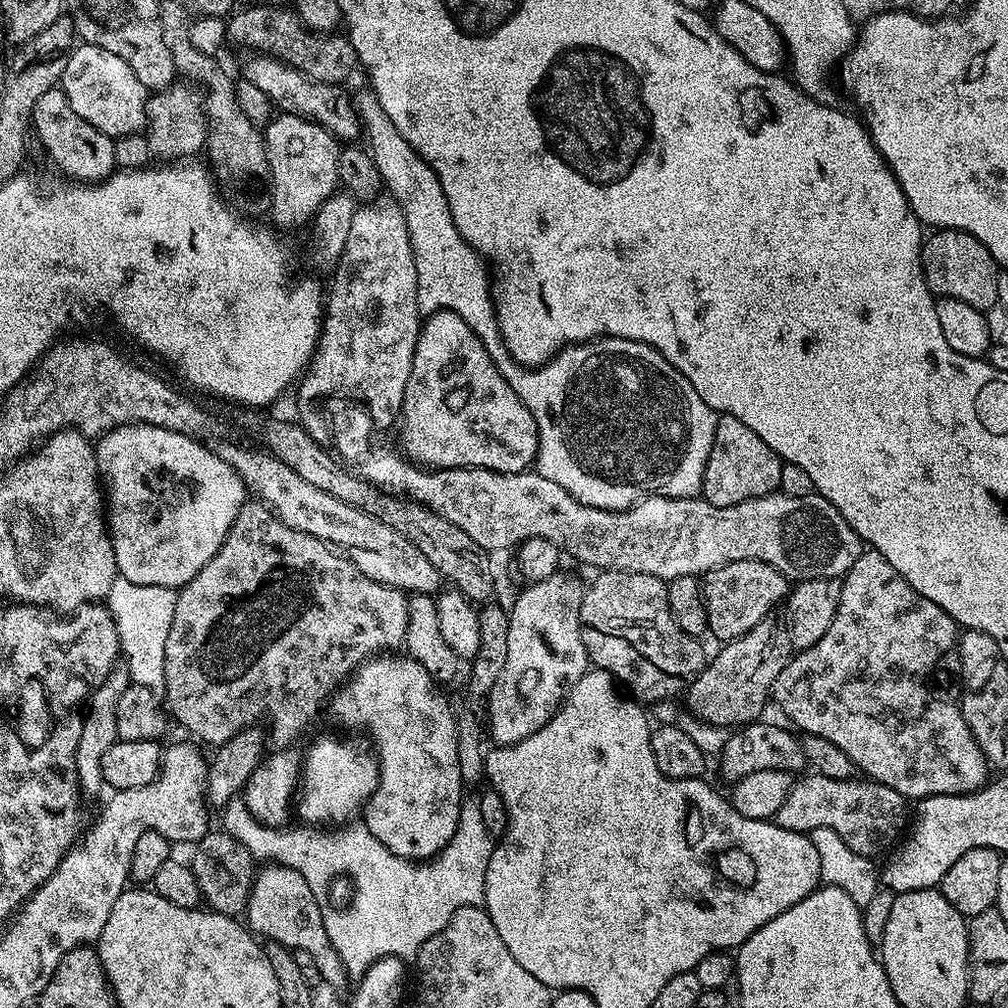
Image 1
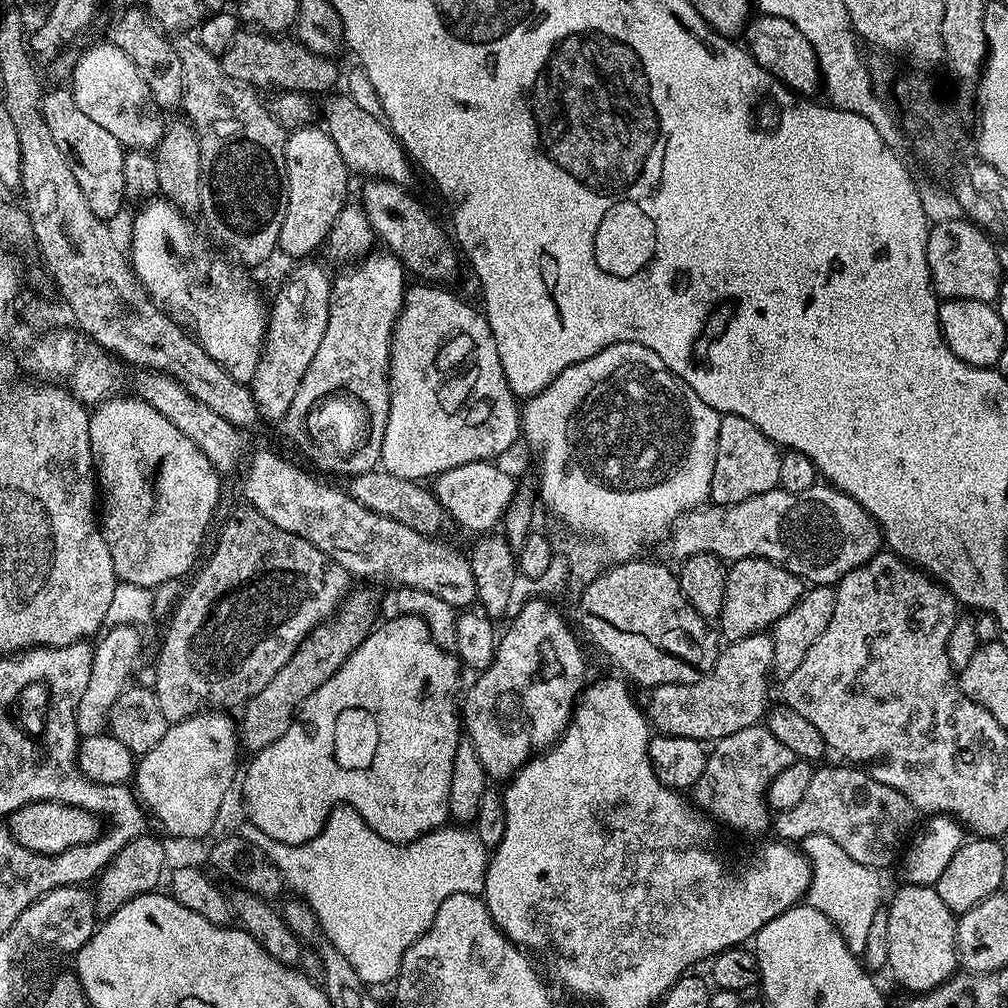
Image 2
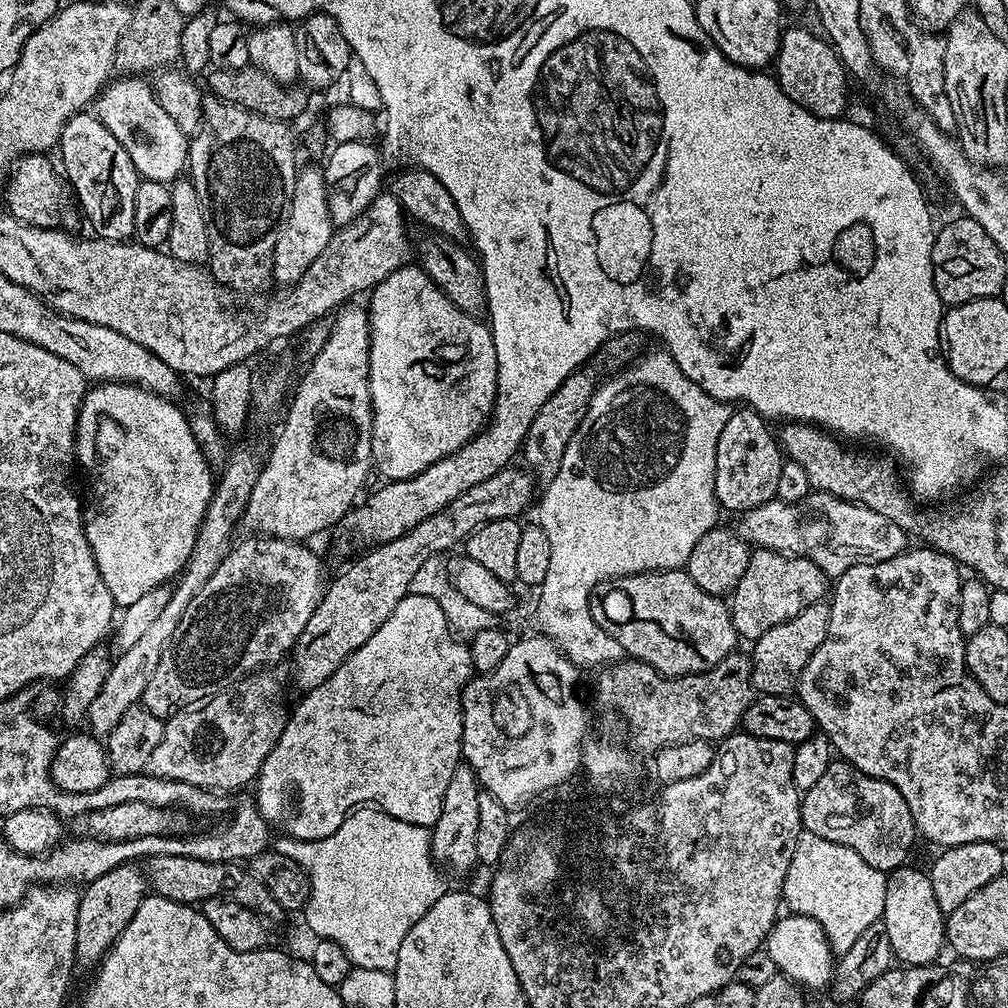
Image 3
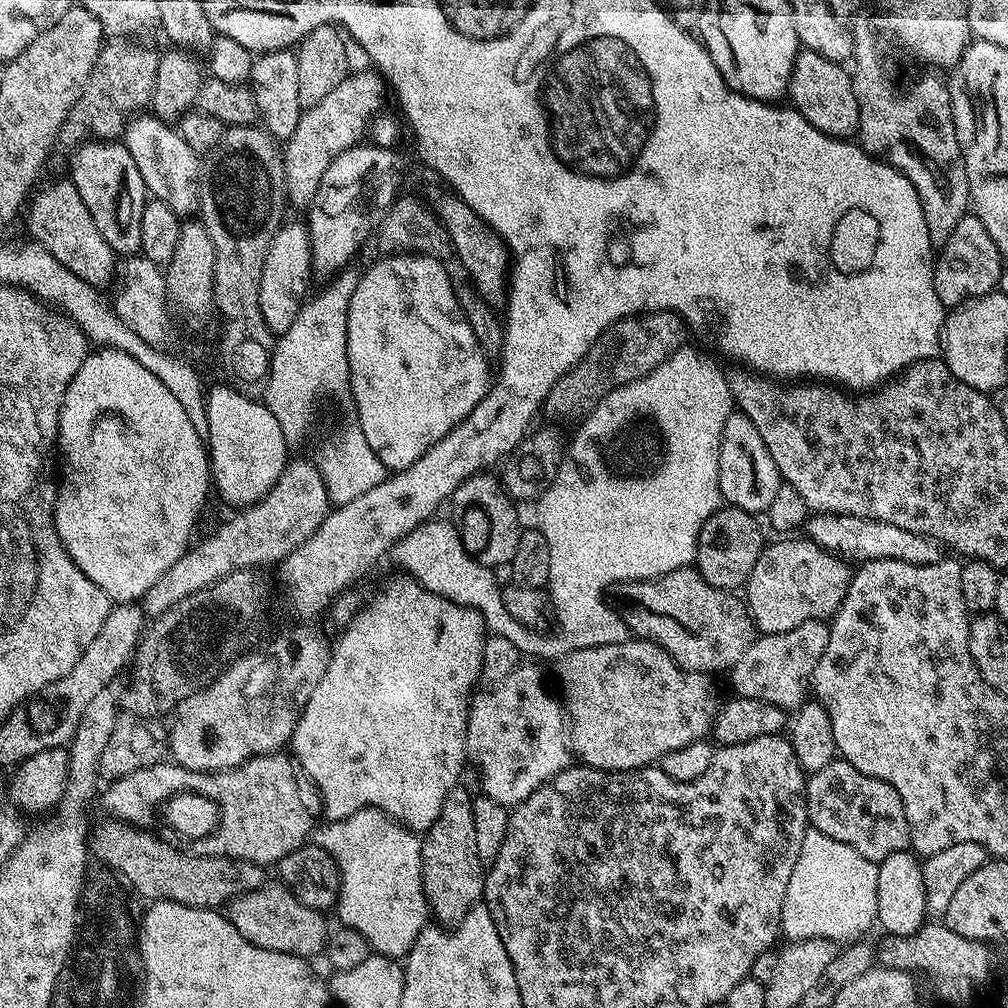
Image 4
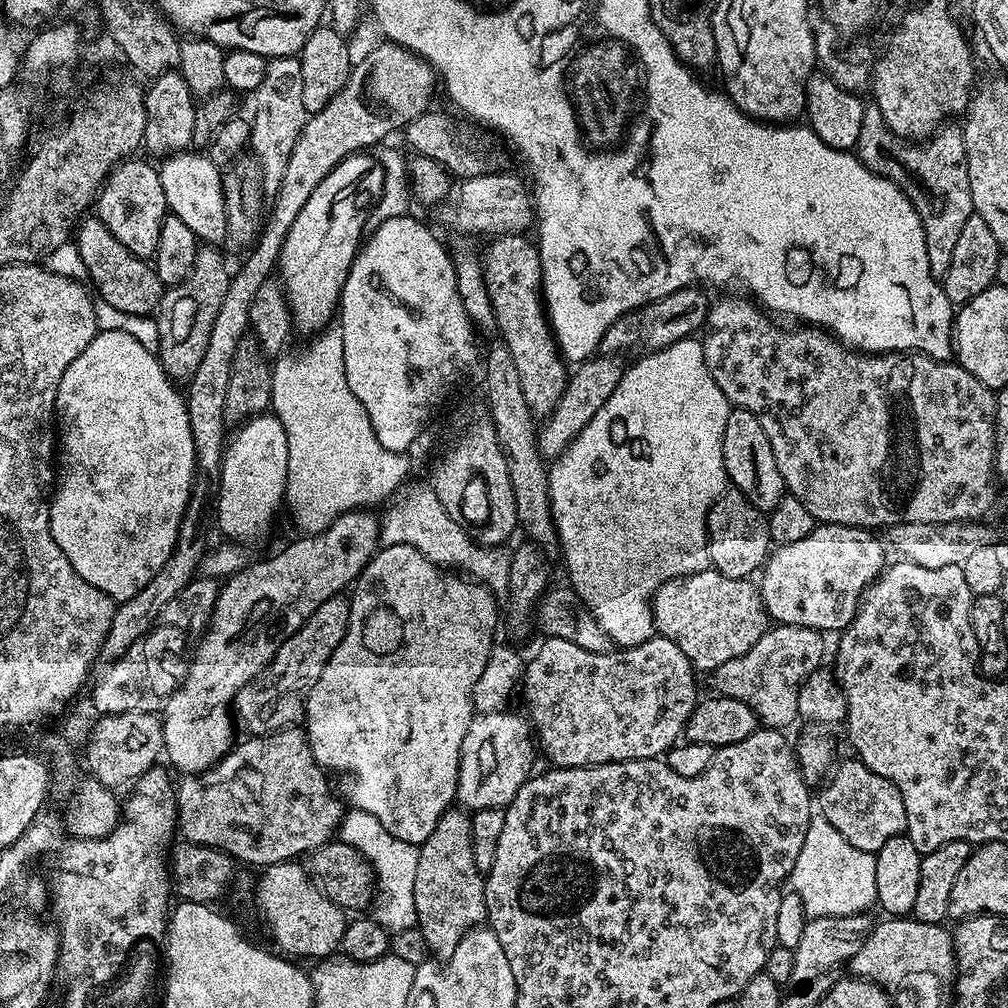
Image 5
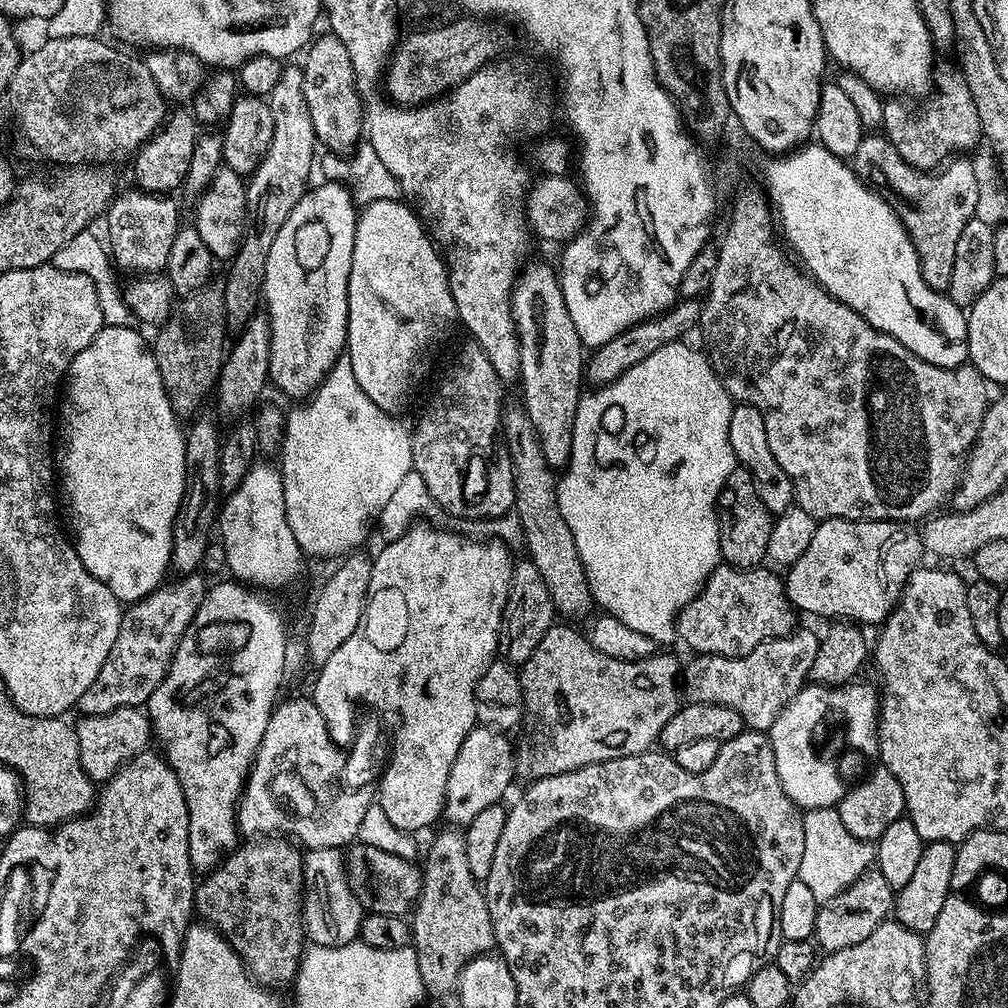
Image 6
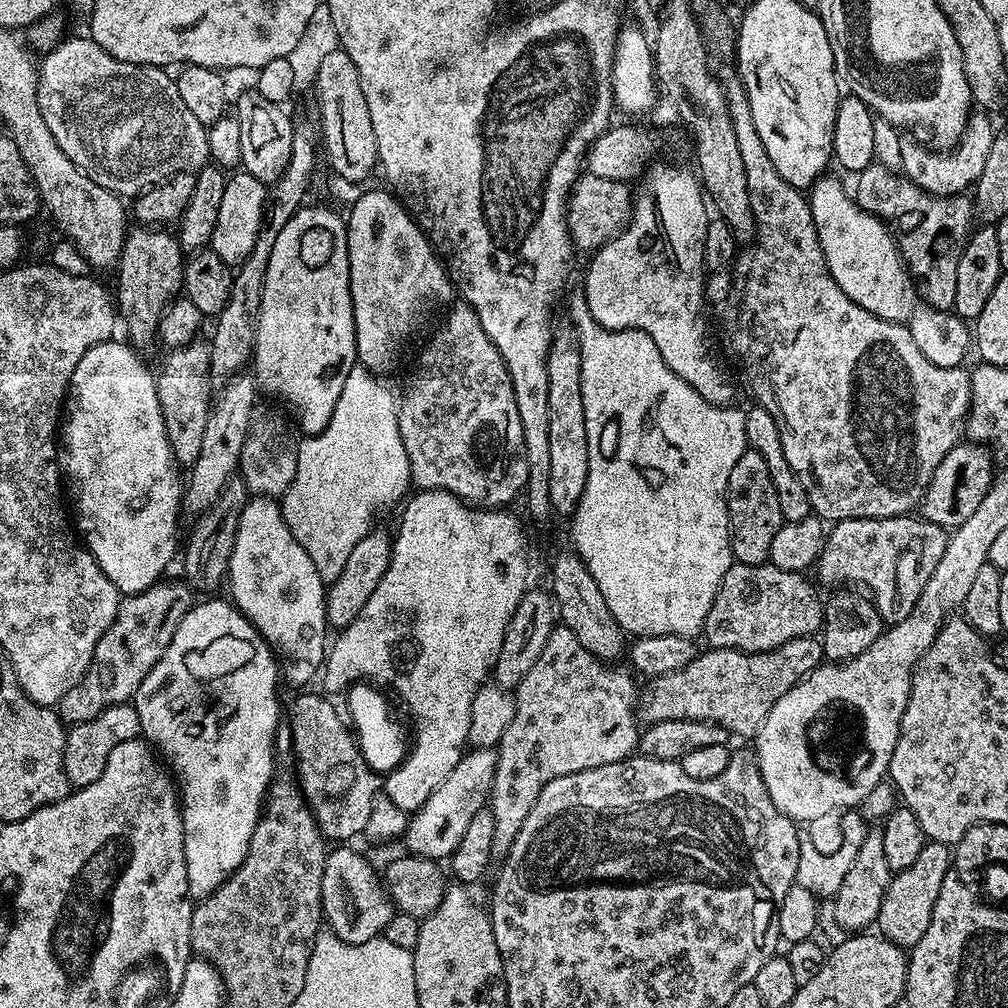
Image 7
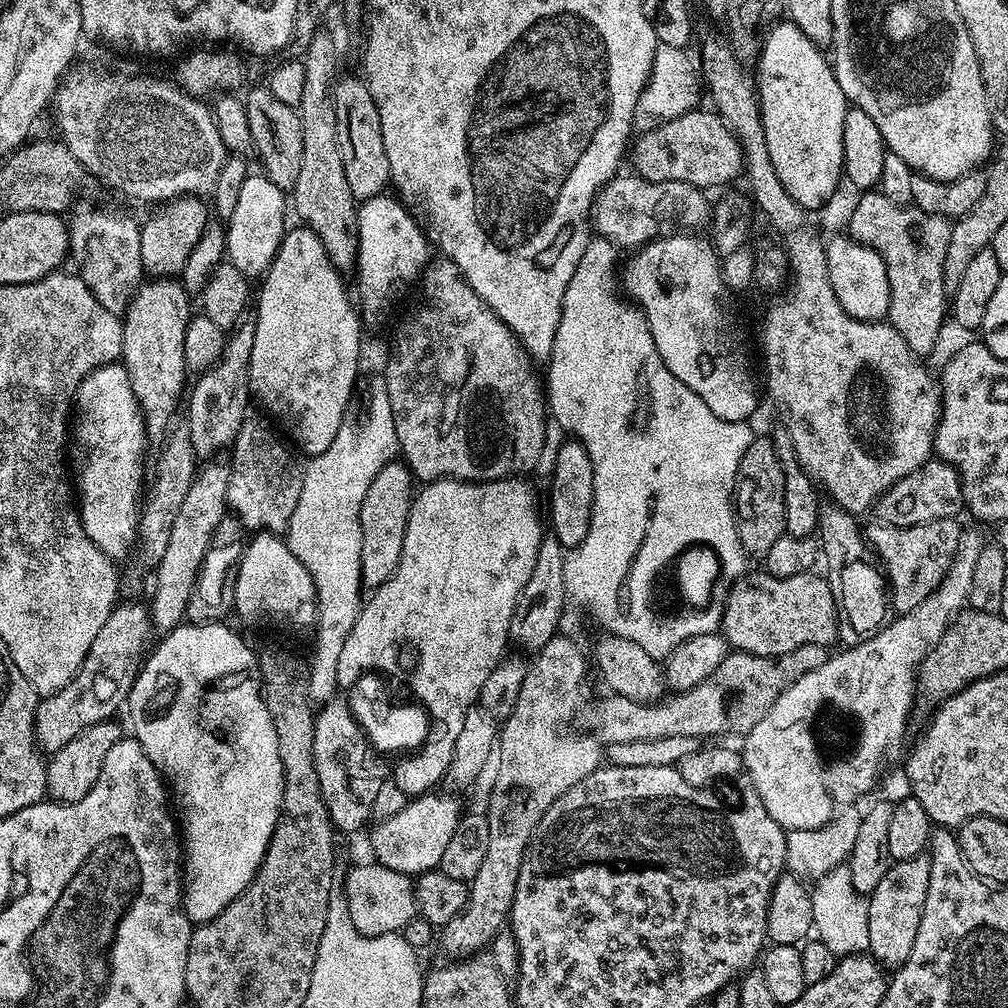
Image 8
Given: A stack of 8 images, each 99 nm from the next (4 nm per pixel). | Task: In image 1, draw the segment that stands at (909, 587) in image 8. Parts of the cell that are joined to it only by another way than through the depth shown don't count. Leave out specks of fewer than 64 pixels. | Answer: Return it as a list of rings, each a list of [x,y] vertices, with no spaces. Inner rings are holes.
[[[739,560],[723,564],[720,568],[714,568],[707,573],[702,580],[702,595],[704,598],[704,609],[708,619],[708,632],[716,635],[720,642],[736,640],[742,634],[754,630],[758,622],[769,619],[772,607],[783,601],[790,591],[790,581],[775,568],[761,560]]]

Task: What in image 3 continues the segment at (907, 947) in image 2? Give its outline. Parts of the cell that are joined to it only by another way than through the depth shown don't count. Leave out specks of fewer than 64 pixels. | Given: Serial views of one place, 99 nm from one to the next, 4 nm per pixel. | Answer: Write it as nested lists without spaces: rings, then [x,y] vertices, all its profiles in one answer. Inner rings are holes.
[[[905,866],[887,873],[883,922],[890,934],[890,946],[901,965],[935,964],[941,959],[940,951],[946,948],[946,913],[934,898],[927,871]]]

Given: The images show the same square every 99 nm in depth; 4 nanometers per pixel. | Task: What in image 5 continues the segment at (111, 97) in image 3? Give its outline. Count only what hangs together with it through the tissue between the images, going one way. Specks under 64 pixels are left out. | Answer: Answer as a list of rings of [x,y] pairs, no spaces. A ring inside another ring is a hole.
[[[196,150],[175,153],[159,165],[158,173],[162,184],[162,194],[166,196],[168,212],[182,218],[186,226],[196,236],[197,241],[208,246],[220,246],[225,243],[226,210],[224,209],[224,181],[221,169],[207,155]]]

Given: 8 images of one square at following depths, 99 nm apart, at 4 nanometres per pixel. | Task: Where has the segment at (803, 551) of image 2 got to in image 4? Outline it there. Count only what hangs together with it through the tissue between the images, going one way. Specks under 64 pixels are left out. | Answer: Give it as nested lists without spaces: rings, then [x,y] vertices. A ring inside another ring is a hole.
[[[817,512],[806,521],[807,539],[813,540],[827,552],[847,558],[852,562],[866,560],[897,560],[911,564],[933,564],[942,559],[942,545],[929,536],[914,534],[914,530],[902,530],[902,526],[890,526],[890,522],[878,522],[870,518],[858,518],[833,512]]]

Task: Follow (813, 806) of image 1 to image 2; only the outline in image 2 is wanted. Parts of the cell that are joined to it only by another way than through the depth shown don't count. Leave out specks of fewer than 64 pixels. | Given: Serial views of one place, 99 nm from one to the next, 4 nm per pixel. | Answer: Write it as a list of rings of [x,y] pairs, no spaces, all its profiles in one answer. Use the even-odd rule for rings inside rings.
[[[817,767],[806,794],[802,794],[799,802],[790,806],[790,810],[775,813],[774,832],[776,828],[780,835],[777,837],[784,842],[801,842],[812,835],[825,836],[837,843],[855,862],[884,870],[887,864],[895,860],[897,863],[918,813],[901,792],[894,790],[894,786],[878,782],[863,767],[844,767],[848,768]]]

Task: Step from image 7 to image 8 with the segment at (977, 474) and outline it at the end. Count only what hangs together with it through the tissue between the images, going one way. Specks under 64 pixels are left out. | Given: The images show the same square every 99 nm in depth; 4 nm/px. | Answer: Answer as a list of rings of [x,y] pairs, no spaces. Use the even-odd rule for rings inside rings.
[[[939,458],[927,460],[918,470],[914,470],[914,474],[894,482],[894,486],[890,486],[890,490],[886,490],[874,505],[874,512],[880,515],[877,517],[896,528],[951,520],[964,511],[964,487],[960,484],[960,475],[953,464]]]

